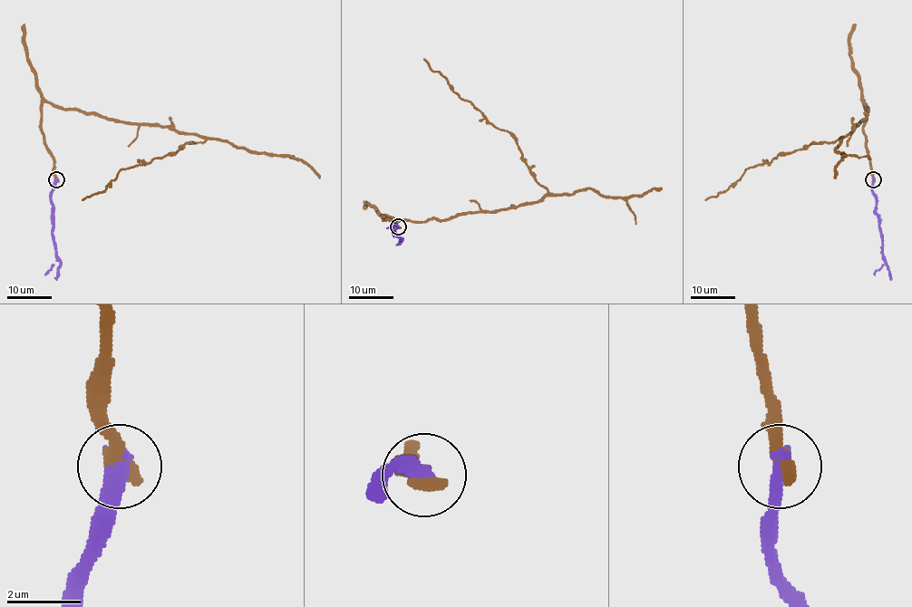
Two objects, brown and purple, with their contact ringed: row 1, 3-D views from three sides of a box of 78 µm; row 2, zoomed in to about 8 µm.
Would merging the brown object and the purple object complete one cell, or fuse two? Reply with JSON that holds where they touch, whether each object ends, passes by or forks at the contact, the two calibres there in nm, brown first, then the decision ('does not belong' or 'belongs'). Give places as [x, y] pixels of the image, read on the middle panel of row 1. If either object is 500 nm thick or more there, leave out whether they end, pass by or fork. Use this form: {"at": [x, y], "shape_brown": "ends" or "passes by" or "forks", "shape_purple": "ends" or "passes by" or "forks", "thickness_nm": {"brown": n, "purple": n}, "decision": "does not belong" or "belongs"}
{"at": [398, 226], "thickness_nm": {"brown": 550, "purple": 480}, "decision": "belongs"}

